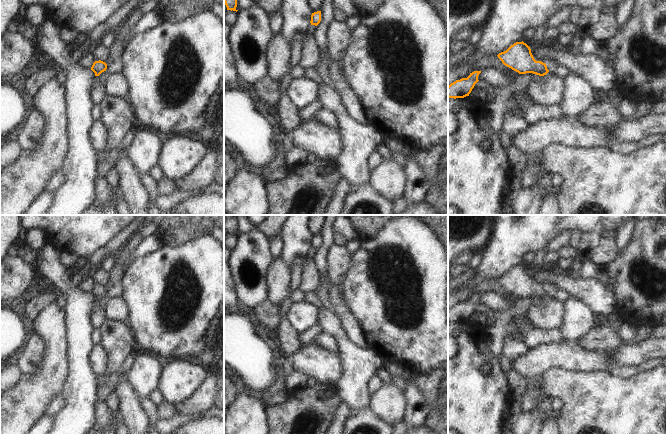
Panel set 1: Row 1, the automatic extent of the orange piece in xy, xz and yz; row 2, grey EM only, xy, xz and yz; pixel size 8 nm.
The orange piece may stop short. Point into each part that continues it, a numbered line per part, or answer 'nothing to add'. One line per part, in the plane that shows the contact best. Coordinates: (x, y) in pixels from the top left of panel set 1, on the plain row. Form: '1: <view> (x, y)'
1: yz (549, 312)

